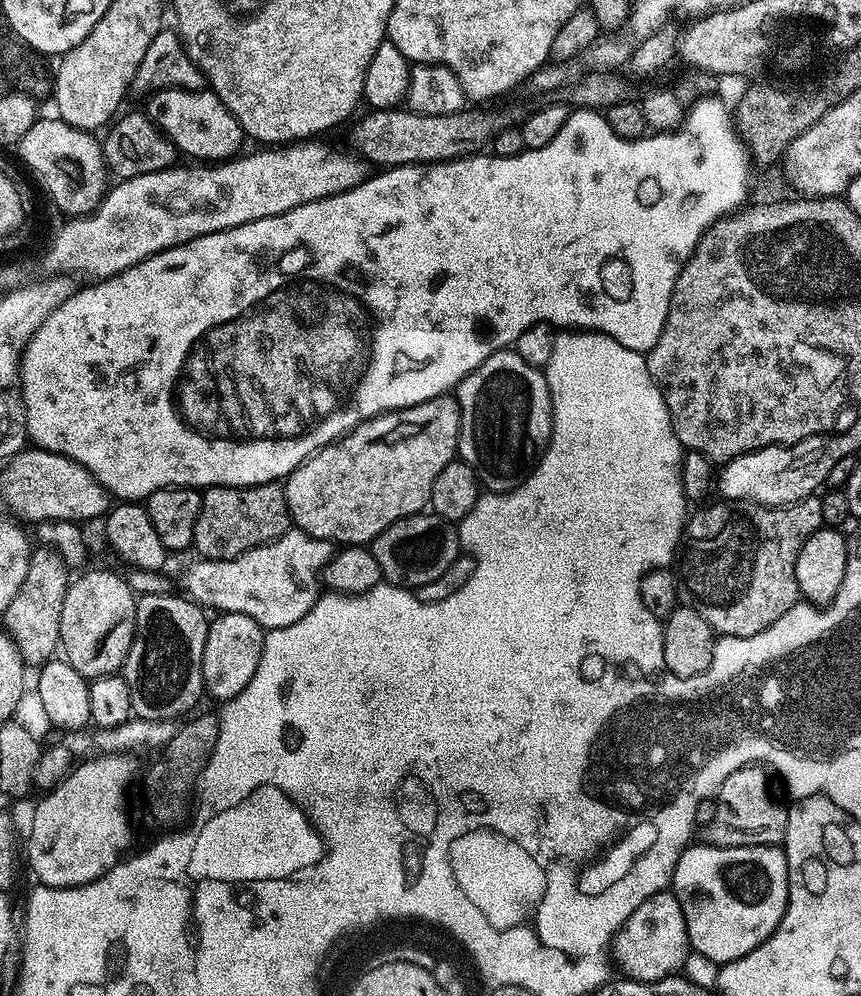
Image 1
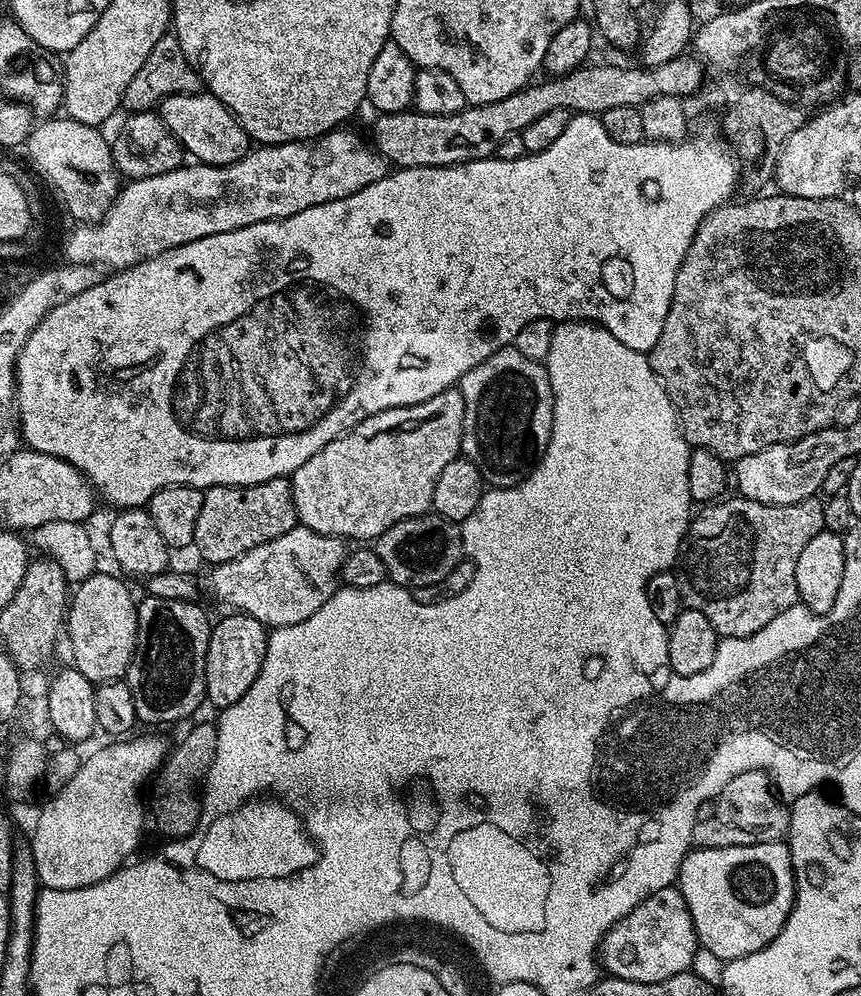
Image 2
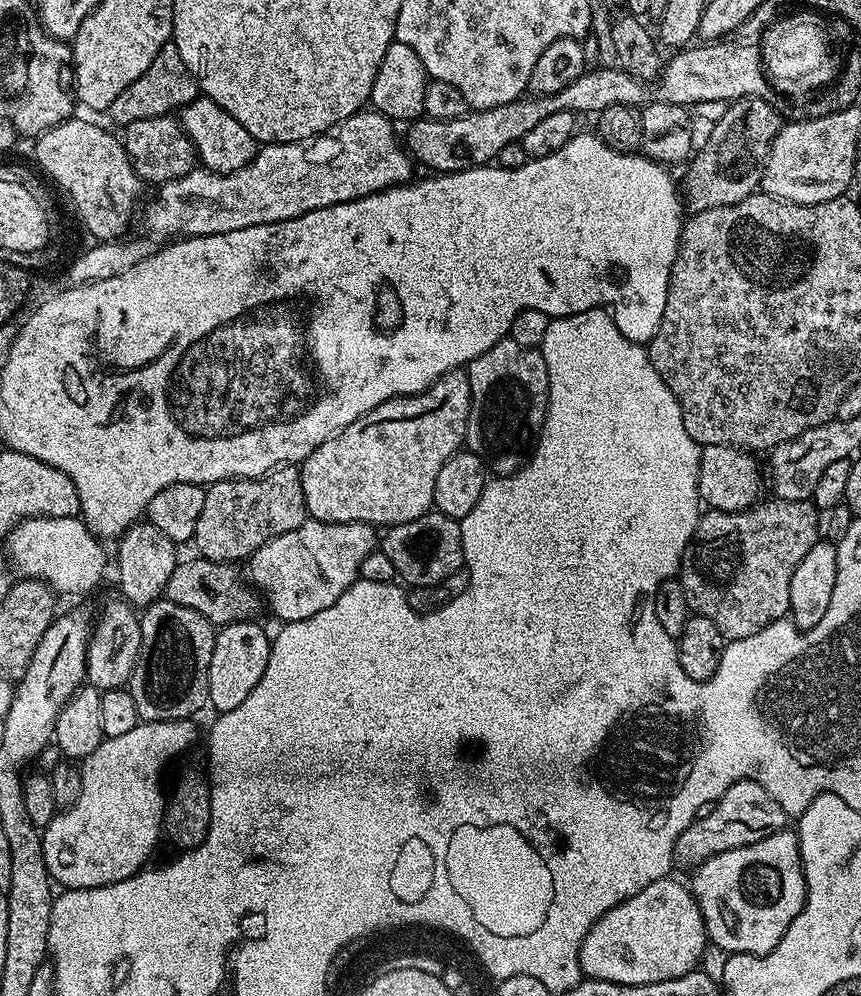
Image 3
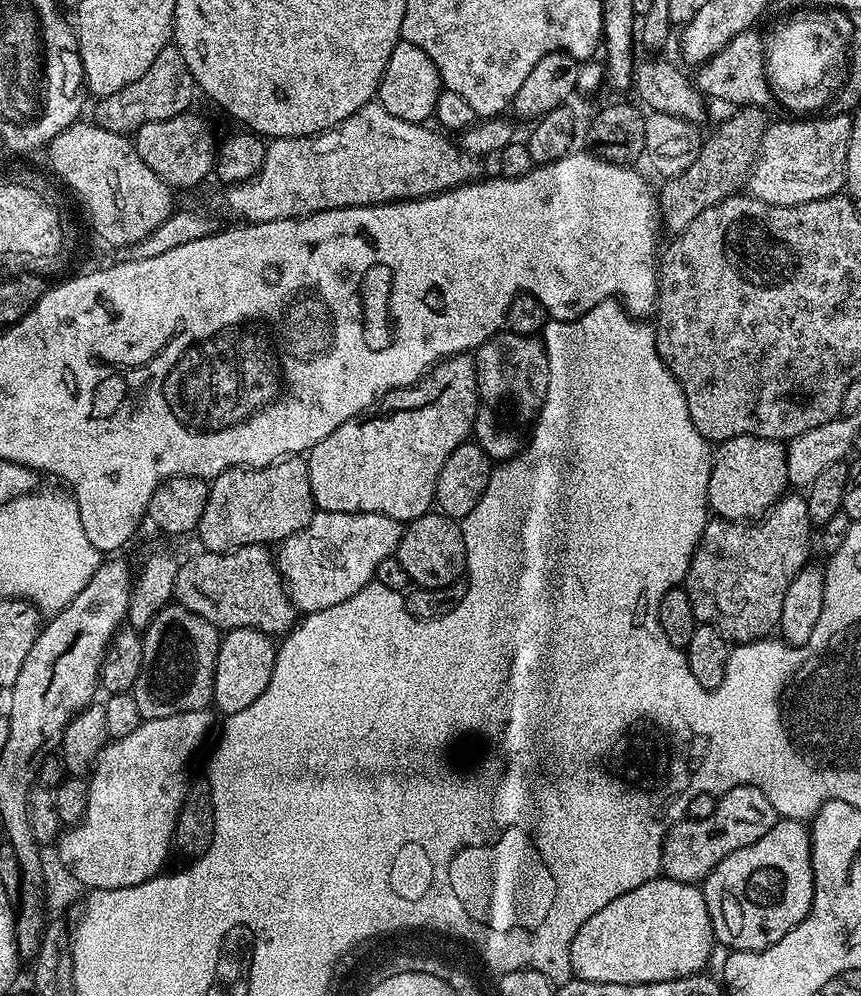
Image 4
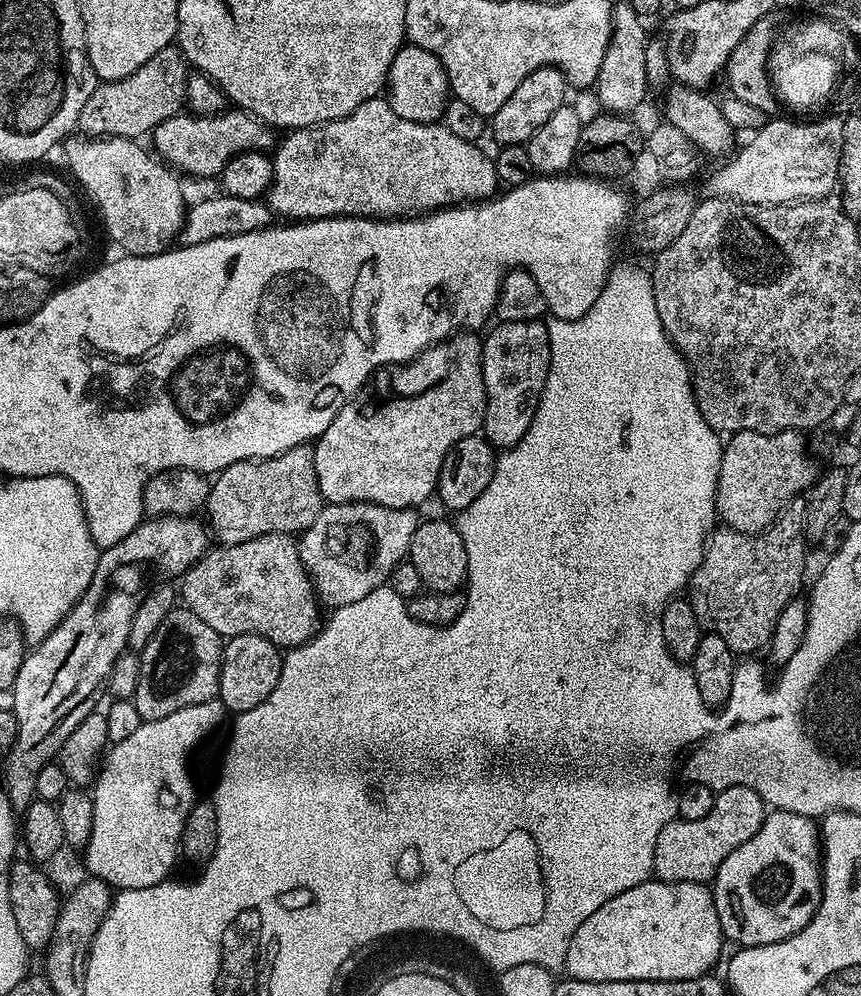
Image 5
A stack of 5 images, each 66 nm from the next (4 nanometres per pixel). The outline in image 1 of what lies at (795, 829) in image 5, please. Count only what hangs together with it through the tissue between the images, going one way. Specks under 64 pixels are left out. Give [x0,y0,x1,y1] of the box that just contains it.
[670,842,788,966]

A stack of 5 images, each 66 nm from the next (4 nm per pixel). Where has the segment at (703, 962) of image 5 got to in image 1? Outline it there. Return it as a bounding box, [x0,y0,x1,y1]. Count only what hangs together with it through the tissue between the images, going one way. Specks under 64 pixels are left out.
[614,890,690,980]

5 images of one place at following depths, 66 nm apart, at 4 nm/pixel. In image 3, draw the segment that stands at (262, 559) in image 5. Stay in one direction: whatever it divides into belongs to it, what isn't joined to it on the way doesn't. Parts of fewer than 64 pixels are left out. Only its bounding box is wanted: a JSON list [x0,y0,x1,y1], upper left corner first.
[165,556,259,628]

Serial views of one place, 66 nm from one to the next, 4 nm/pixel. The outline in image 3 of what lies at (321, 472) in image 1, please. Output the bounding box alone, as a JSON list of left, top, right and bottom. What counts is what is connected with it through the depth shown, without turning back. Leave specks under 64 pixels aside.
[299,370,471,526]

